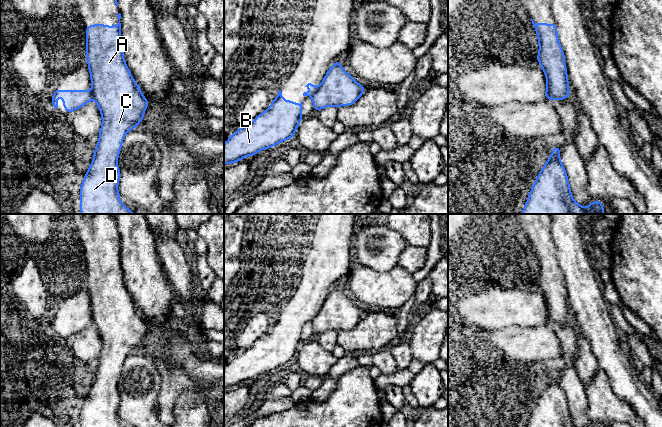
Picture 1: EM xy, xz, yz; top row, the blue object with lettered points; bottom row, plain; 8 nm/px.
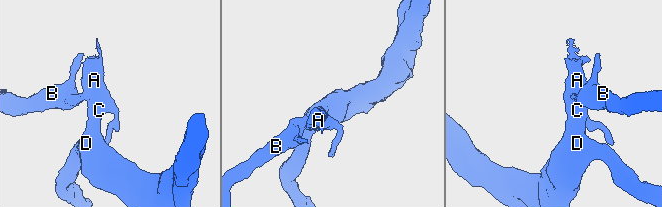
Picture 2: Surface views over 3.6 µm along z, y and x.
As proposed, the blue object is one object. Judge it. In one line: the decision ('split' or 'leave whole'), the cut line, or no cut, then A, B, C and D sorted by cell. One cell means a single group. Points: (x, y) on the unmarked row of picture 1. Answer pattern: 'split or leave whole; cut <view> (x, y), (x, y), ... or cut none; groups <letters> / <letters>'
split; cut xz (318, 312), (311, 321); groups A C D / B

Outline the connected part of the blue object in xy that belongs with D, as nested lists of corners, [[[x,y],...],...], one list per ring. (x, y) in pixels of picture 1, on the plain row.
[[[117,238],[117,241],[119,247],[115,250],[92,248],[86,251],[86,284],[92,320],[101,337],[102,349],[93,384],[81,408],[80,427],[122,427],[118,416],[121,402],[118,380],[124,360],[138,351],[149,329],[126,289],[121,266],[121,238]]]

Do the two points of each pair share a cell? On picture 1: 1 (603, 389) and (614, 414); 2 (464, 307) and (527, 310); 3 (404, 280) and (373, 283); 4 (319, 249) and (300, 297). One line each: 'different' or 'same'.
1: same
2: same
3: same
4: same

